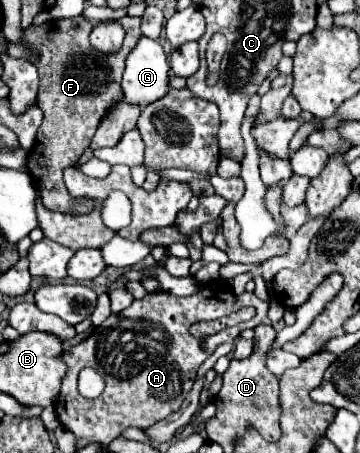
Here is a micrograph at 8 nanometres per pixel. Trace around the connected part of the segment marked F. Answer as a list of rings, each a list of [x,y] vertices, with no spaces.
[[[82,16],[50,20],[40,26],[30,26],[24,30],[28,36],[28,44],[32,44],[40,52],[40,60],[36,64],[40,74],[40,90],[38,90],[38,106],[44,112],[44,120],[38,128],[36,144],[28,154],[28,170],[30,176],[38,180],[44,206],[48,210],[80,216],[94,210],[92,198],[72,198],[64,186],[62,170],[74,166],[82,152],[90,146],[90,140],[98,128],[104,112],[114,104],[116,98],[122,96],[120,80],[124,72],[124,60],[130,48],[140,40],[140,18],[124,18],[126,38],[122,50],[116,56],[100,56],[100,52],[92,52],[88,36],[90,22]]]

